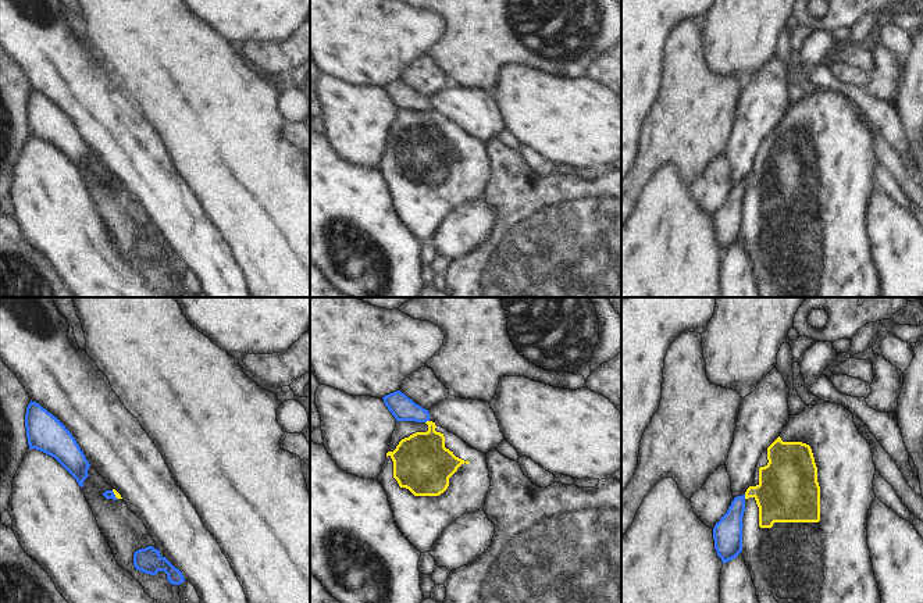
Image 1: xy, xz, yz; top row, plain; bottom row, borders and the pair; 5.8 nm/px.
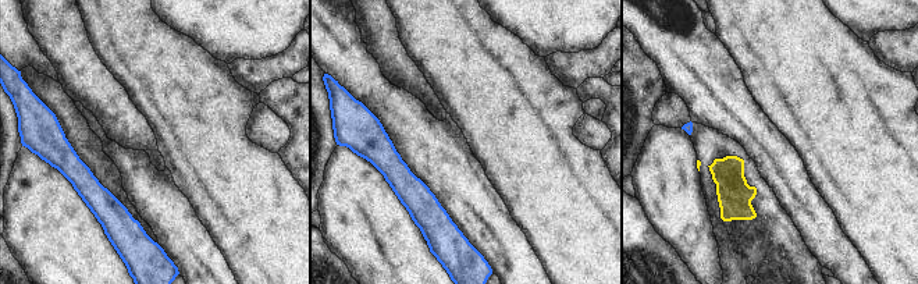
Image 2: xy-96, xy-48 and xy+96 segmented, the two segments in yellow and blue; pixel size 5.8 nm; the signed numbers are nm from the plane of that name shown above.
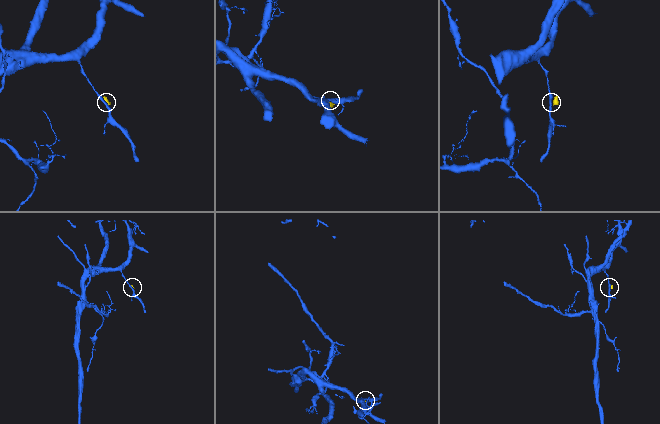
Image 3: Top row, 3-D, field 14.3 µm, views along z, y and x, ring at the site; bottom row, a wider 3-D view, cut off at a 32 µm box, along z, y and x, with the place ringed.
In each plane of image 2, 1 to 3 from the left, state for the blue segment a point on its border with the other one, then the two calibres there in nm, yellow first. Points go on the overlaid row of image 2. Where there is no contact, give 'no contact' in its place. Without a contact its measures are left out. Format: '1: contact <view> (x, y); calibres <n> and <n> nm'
1: no contact
2: no contact
3: no contact

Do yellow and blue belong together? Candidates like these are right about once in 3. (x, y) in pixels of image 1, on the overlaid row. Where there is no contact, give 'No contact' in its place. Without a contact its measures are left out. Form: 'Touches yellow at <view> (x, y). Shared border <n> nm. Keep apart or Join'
Touches yellow at xz (427, 421). Shared border 30 nm. Keep apart.

